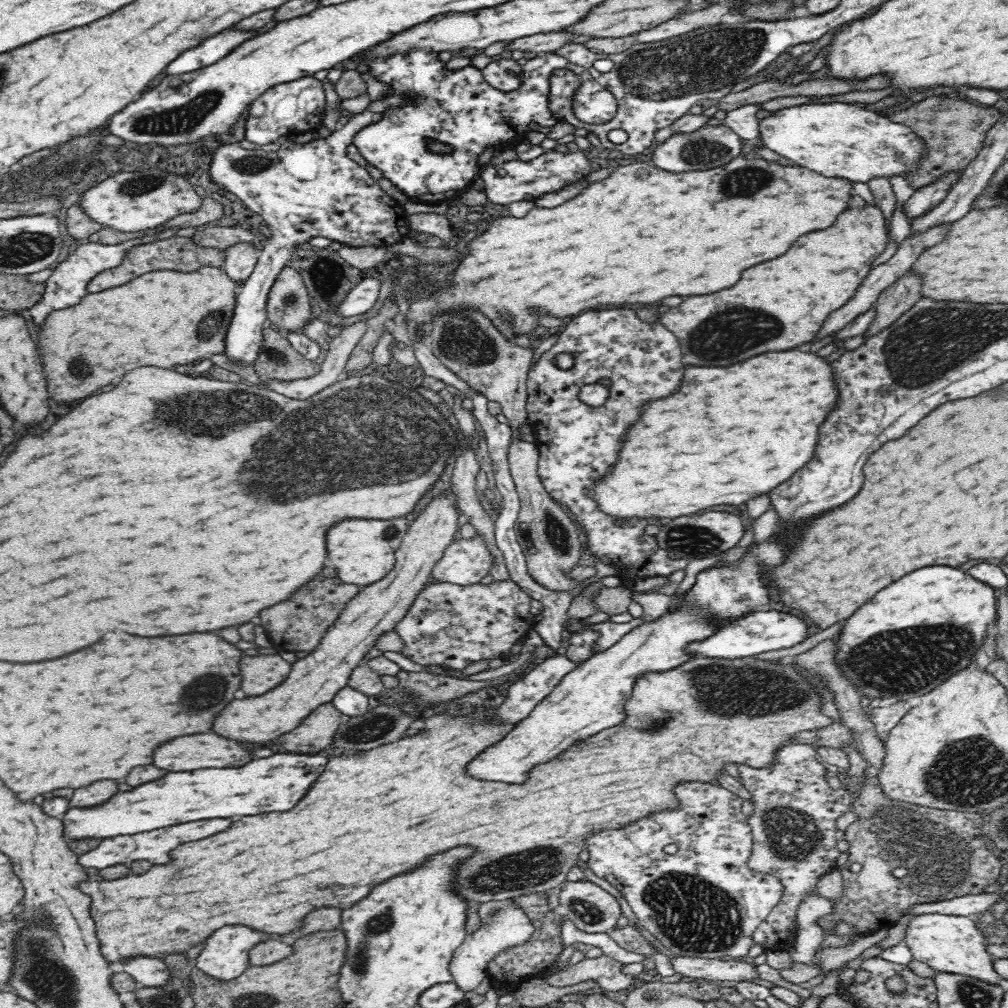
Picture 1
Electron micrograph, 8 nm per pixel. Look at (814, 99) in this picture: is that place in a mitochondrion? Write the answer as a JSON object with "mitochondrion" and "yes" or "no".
{"mitochondrion":"no"}

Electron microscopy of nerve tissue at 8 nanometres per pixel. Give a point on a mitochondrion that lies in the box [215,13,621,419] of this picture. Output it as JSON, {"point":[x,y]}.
{"point":[455,342]}

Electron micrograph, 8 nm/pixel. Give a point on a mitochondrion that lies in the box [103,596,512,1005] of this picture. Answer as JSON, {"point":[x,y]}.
{"point":[360,958]}

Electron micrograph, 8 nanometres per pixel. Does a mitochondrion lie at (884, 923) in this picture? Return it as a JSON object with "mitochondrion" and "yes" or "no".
{"mitochondrion":"no"}

